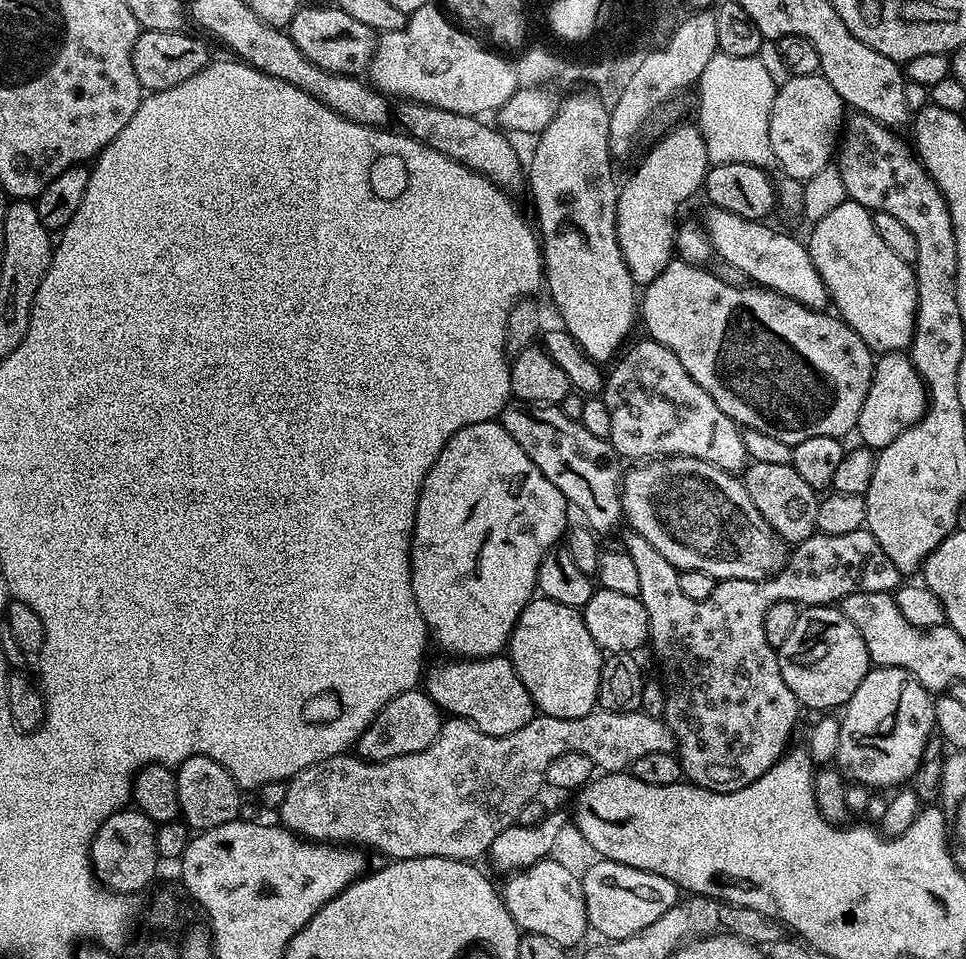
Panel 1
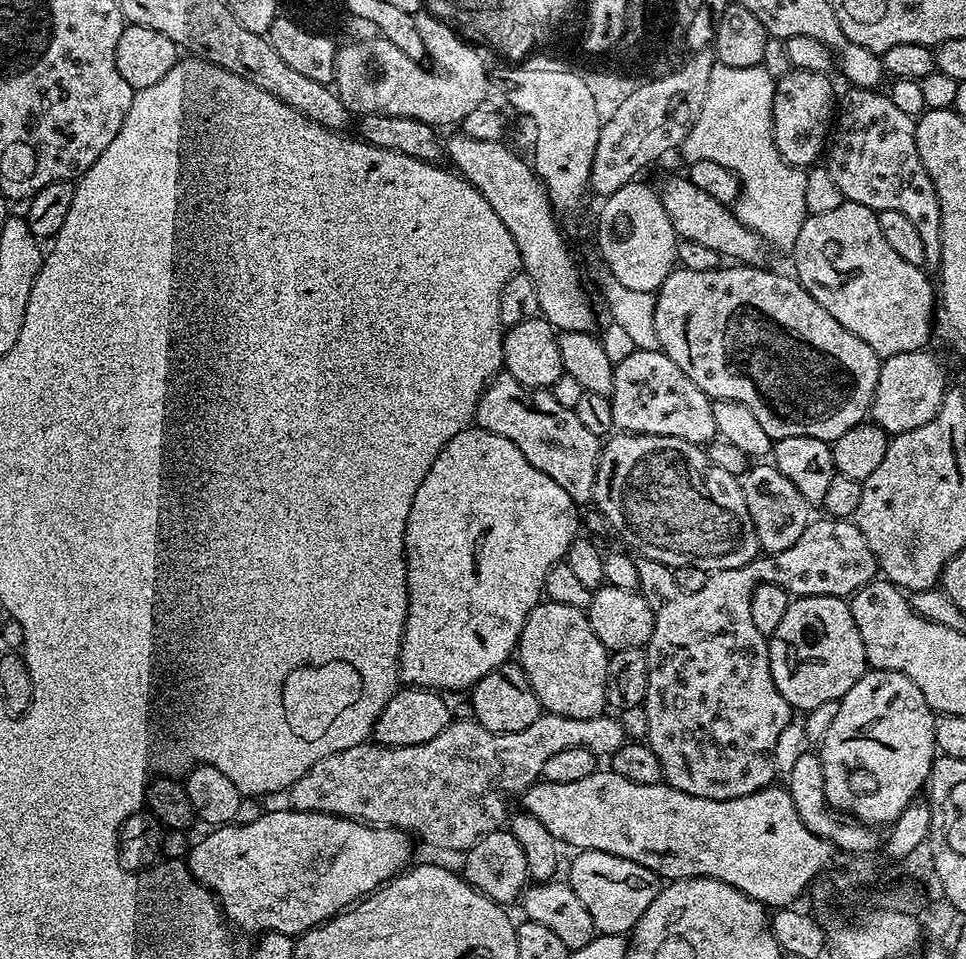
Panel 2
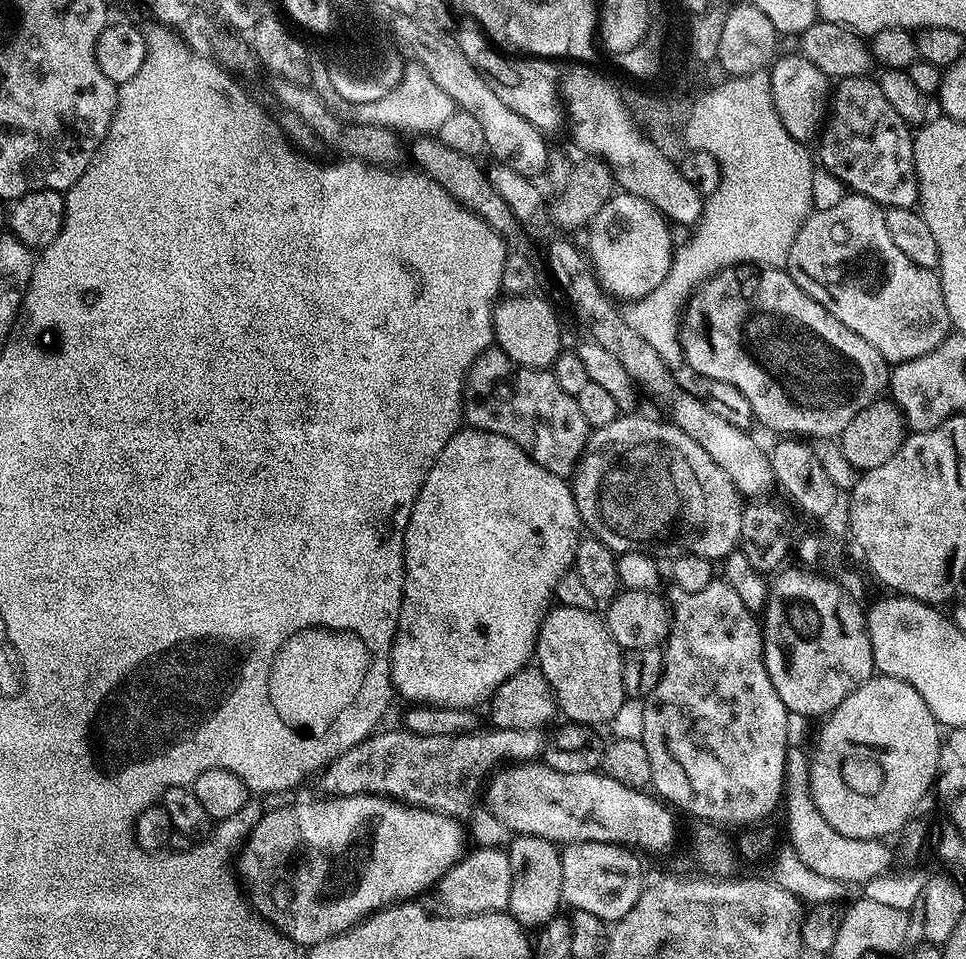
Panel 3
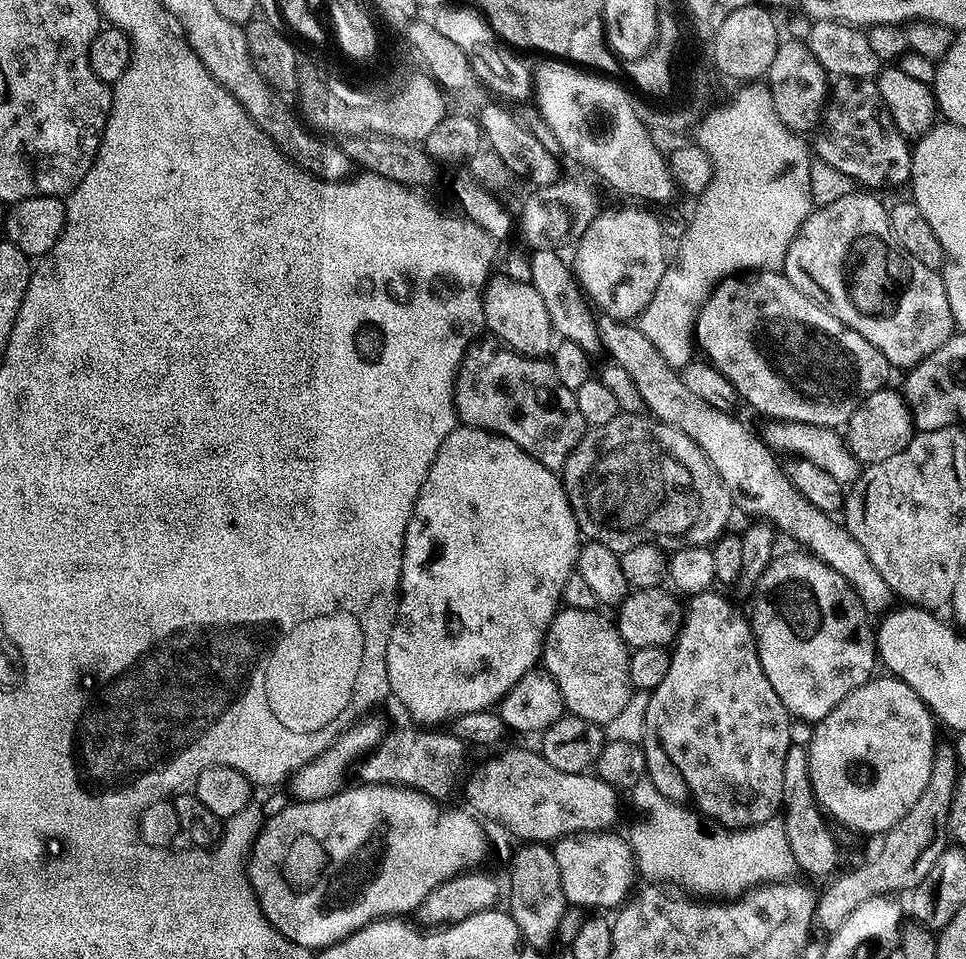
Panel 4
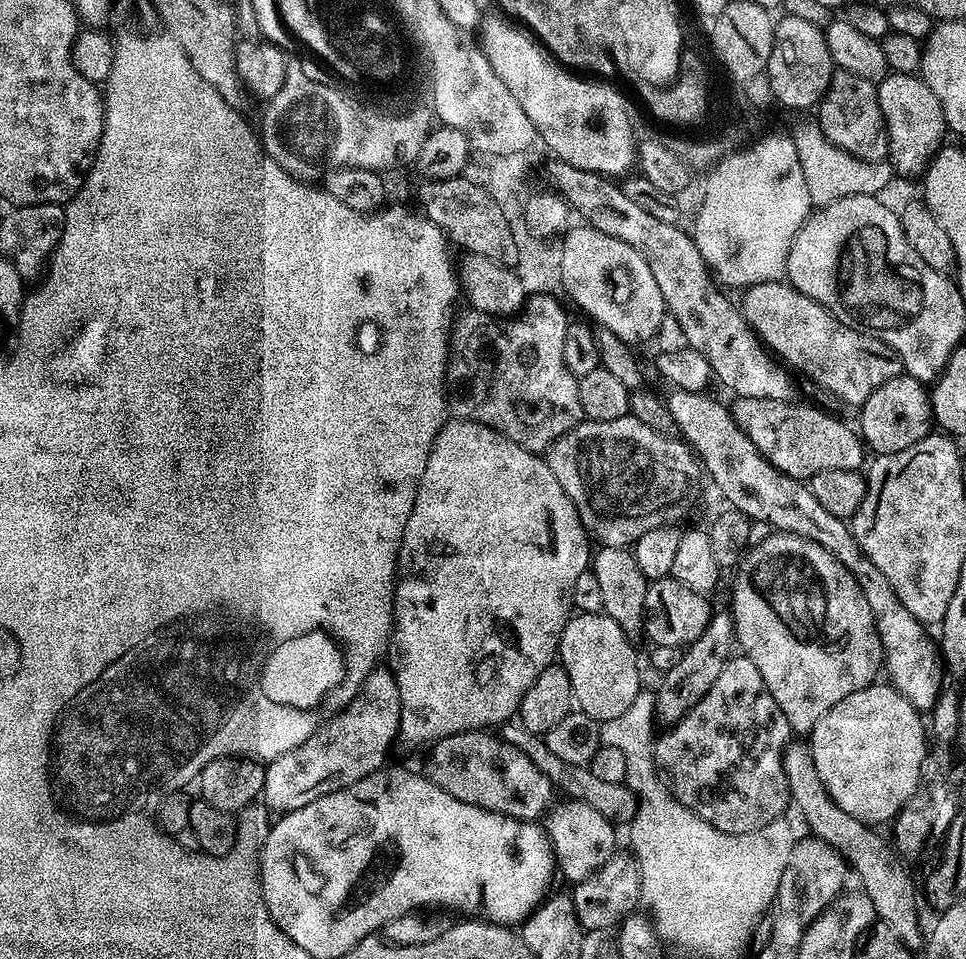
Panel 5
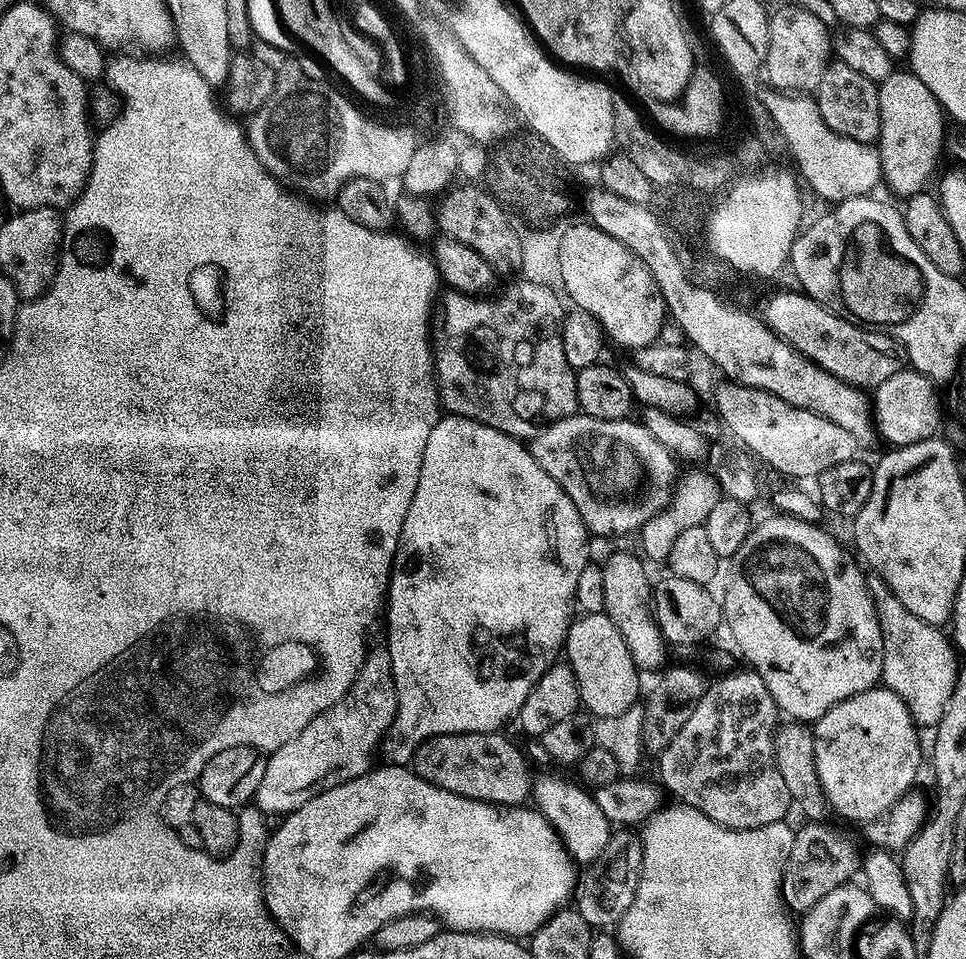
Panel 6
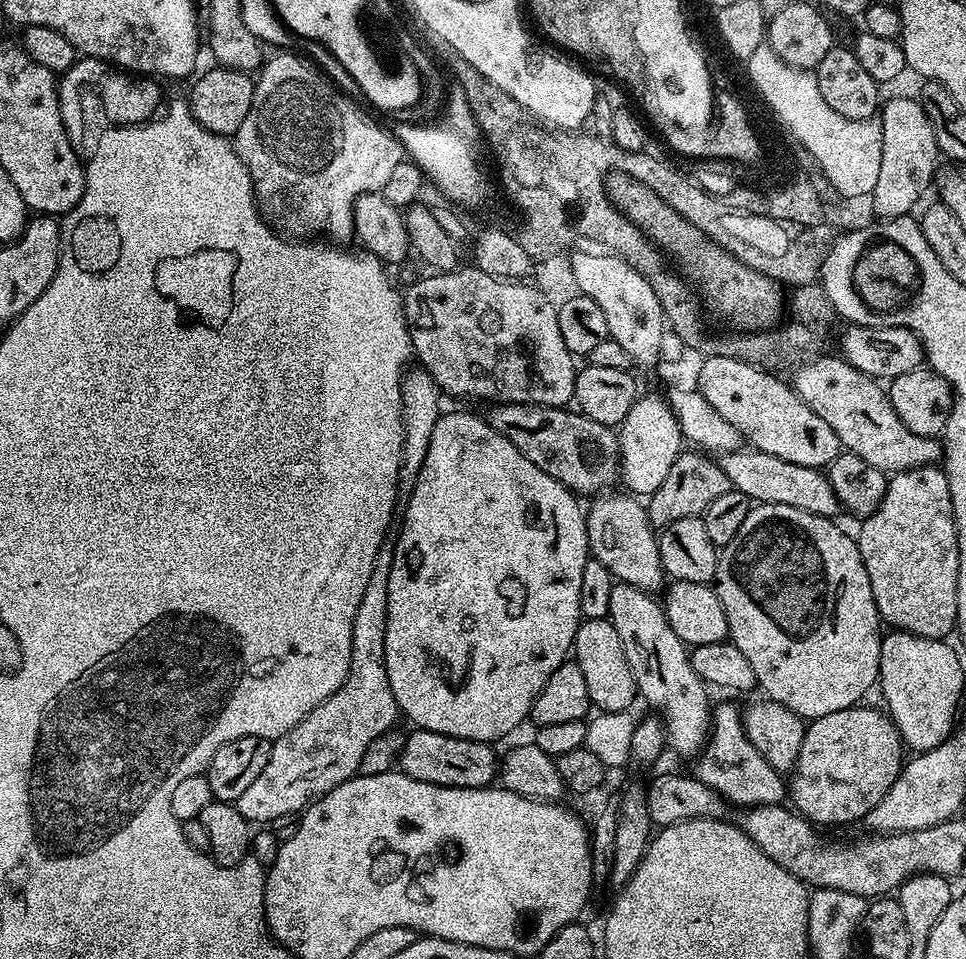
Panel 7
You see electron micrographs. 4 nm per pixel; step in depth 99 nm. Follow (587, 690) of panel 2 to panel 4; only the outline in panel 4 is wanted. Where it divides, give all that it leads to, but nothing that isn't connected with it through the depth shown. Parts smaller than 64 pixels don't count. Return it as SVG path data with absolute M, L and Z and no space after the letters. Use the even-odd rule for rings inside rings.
M561 607L544 633L542 667L558 682L565 709L578 718L606 726L631 698L630 649L620 637L619 627L599 611Z

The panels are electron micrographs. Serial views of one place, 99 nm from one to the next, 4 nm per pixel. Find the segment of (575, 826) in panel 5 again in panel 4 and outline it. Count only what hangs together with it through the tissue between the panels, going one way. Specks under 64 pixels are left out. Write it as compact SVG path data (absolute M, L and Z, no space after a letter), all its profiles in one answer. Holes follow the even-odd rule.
M583 830L555 841L558 874L562 878L564 899L569 905L585 910L616 910L629 899L633 891L632 879L637 879L638 869L629 841L614 833L612 830Z

